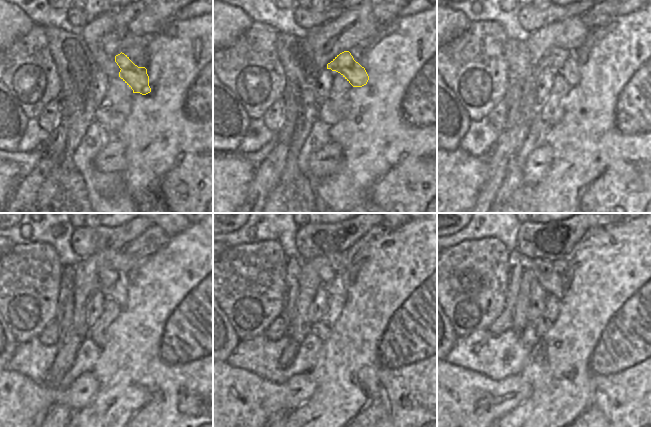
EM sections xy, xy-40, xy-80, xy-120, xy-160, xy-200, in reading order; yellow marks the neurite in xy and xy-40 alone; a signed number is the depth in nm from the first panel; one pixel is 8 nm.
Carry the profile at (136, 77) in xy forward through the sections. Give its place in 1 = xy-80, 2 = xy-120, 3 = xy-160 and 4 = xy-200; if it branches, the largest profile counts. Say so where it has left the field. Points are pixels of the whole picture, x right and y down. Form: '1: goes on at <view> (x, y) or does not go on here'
1: goes on at xy-80 (562, 61)
2: goes on at xy-120 (112, 285)
3: goes on at xy-160 (332, 283)
4: goes on at xy-200 (546, 276)

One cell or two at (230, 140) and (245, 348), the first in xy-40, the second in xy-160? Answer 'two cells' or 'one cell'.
two cells

